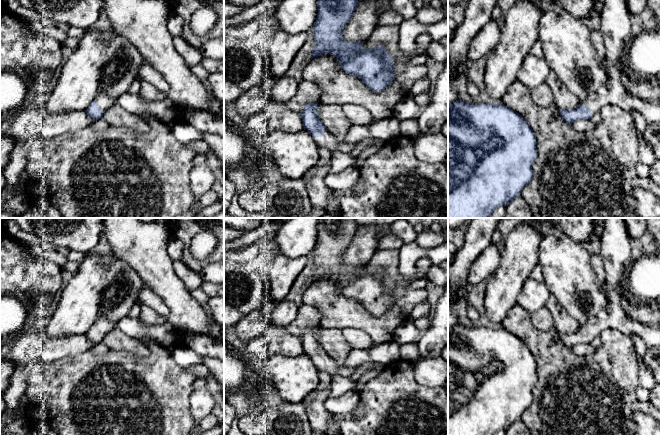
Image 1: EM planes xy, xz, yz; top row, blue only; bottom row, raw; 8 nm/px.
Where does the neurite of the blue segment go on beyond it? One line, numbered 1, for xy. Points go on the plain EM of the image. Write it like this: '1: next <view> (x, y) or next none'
1: next xy (104, 326)

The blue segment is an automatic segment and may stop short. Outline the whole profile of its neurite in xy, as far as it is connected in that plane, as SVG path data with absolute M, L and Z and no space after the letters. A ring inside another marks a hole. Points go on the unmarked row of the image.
M98 319L96 323L90 328L86 337L94 344L99 344L103 341L103 337L113 330L117 323L109 321L108 319Z

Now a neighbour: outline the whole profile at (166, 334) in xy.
M127 315L117 322L117 327L124 334L135 339L142 336L153 338L167 349L173 349L177 345L177 329L168 321L147 326L139 318L131 318Z

